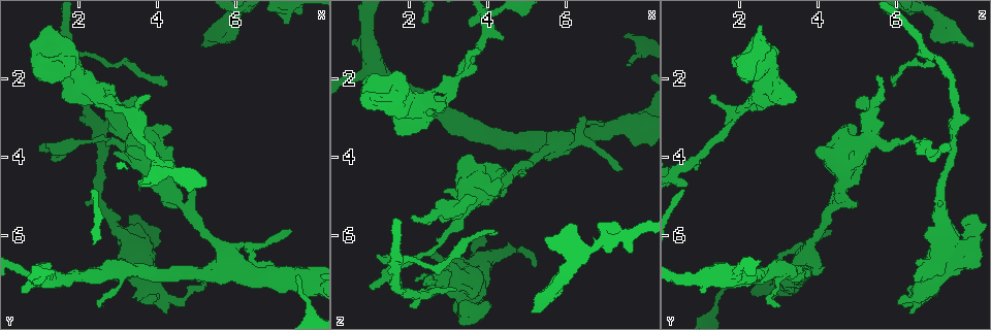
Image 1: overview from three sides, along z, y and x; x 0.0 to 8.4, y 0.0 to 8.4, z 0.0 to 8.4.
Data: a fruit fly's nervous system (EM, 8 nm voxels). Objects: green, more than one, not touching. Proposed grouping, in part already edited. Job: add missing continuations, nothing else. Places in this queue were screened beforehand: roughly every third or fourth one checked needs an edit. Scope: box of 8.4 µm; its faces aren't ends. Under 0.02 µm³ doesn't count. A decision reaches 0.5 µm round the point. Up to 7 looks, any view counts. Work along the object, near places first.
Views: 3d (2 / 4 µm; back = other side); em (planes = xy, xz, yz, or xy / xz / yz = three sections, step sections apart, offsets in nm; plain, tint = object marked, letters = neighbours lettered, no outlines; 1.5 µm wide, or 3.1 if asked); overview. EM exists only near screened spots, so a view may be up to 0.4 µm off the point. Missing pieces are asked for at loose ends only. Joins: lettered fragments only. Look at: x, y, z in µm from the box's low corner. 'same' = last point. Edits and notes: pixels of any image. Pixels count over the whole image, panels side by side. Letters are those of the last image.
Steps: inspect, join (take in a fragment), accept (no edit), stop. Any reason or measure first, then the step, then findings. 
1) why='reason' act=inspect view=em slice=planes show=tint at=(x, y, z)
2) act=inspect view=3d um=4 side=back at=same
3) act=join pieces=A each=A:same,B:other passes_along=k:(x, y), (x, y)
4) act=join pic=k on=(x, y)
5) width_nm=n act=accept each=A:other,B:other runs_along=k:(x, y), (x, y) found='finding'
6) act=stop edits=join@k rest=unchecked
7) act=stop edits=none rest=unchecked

why='branch stops here' act=inspect view=em slice=xz step=4 show=letters at=(3.75, 2.40, 1.40)

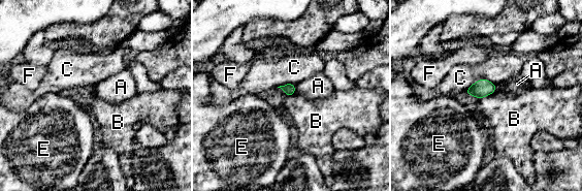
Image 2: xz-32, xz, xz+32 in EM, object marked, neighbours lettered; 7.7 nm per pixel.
act=accept each=A:other,B:other,C:other,E:other,F:other border=2:(495, 90), (480, 99) found='none of them fits'

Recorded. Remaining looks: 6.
why='free end' act=inspect view=3d um=2 at=(7.30, 0.60, 6.00)

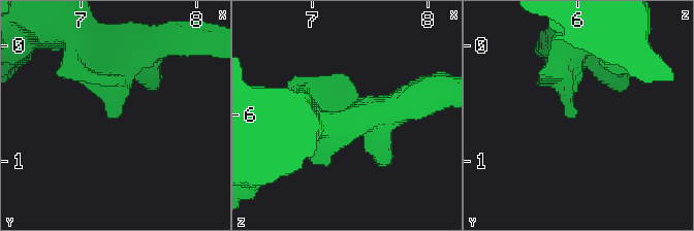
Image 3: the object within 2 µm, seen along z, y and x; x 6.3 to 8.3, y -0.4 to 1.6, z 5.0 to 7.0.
why='shape alone is not enough' act=inspect view=em slice=planes show=plain at=(7.30, 0.60, 5.98)

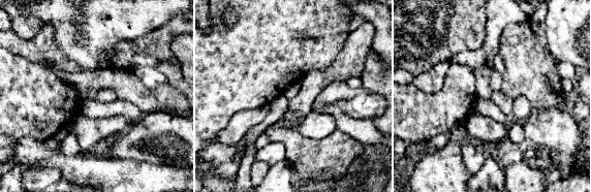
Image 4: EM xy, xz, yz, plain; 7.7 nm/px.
act=inspect view=em slice=planes show=letters at=same

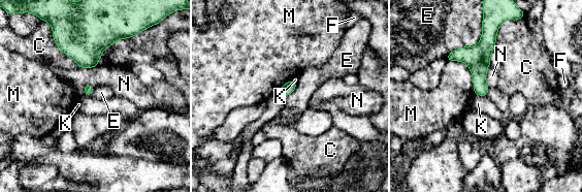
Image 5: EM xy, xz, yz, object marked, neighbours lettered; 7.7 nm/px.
act=accept each=C:other,E:other,F:other,K:other,M:other,N:other border=5:(482, 23), (474, 45), (446, 58) found='no lettered fragment goes on from it'

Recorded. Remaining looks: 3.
why='branch stops here' act=inspect view=3d um=2 at=(2.05, 1.90, 5.50)

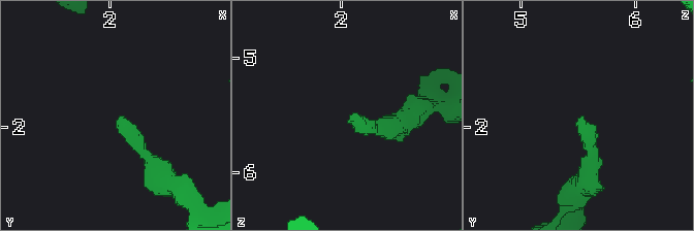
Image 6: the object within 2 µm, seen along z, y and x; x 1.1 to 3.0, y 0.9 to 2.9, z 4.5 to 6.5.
act=inspect view=em slice=planes show=letters at=(2.08, 1.96, 5.50)

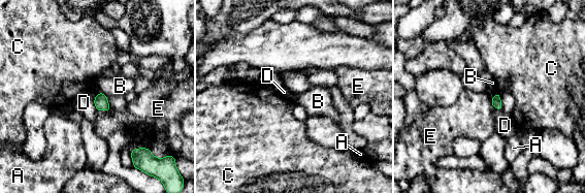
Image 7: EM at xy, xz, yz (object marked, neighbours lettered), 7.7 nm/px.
act=accept each=A:other,B:other,C:other,D:other,E:other border=7:(99, 91), (94, 99), (95, 109) found='none of them fits'

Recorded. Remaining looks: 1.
act=stop edits=none rest=unchecked

